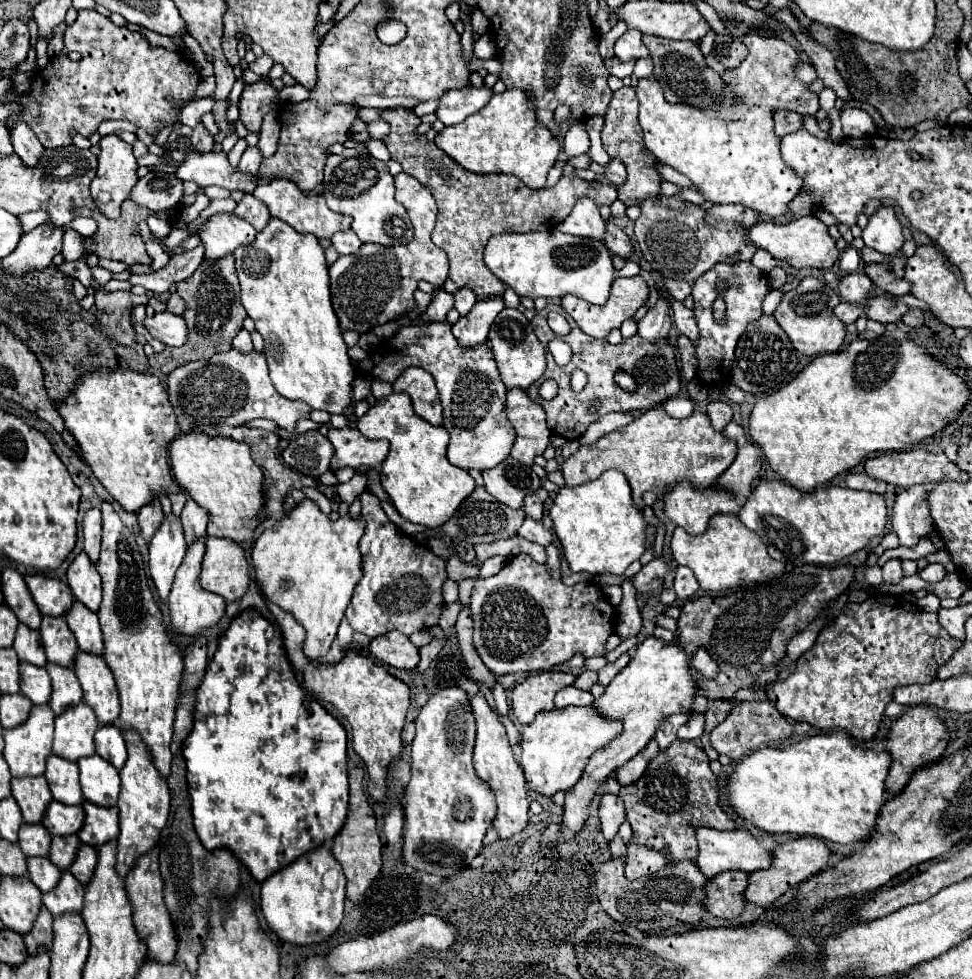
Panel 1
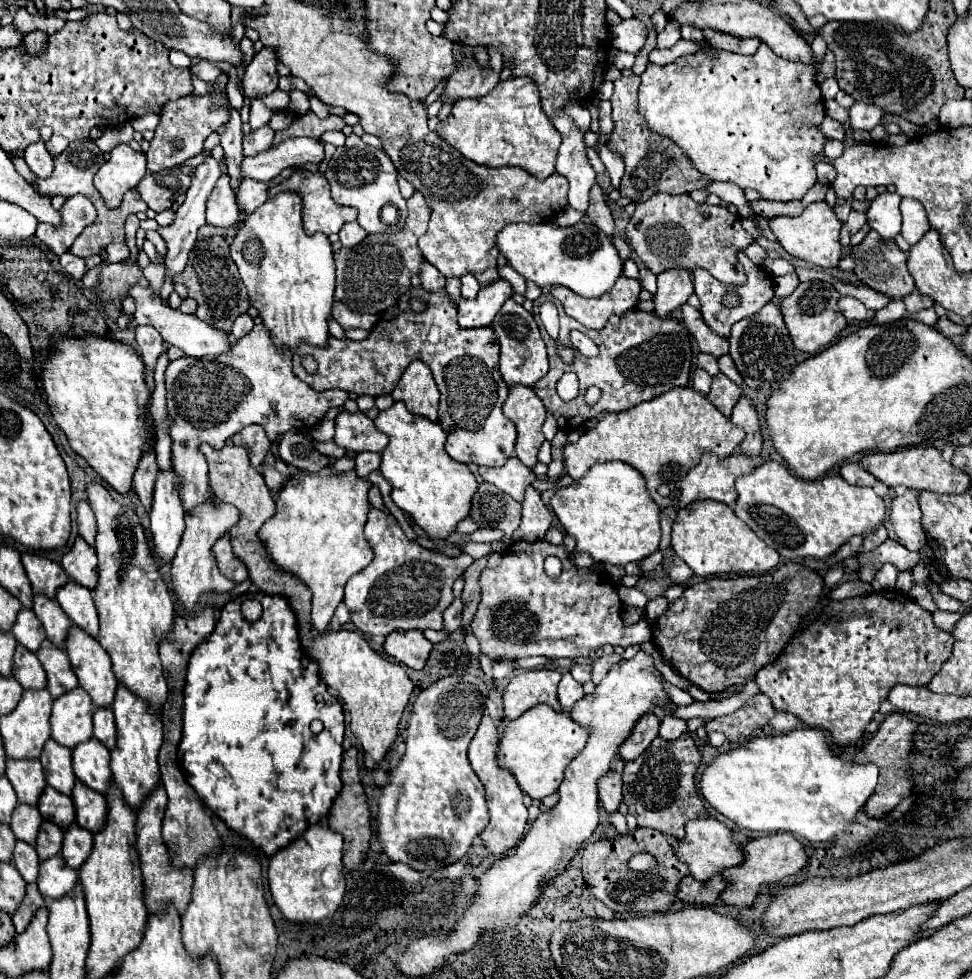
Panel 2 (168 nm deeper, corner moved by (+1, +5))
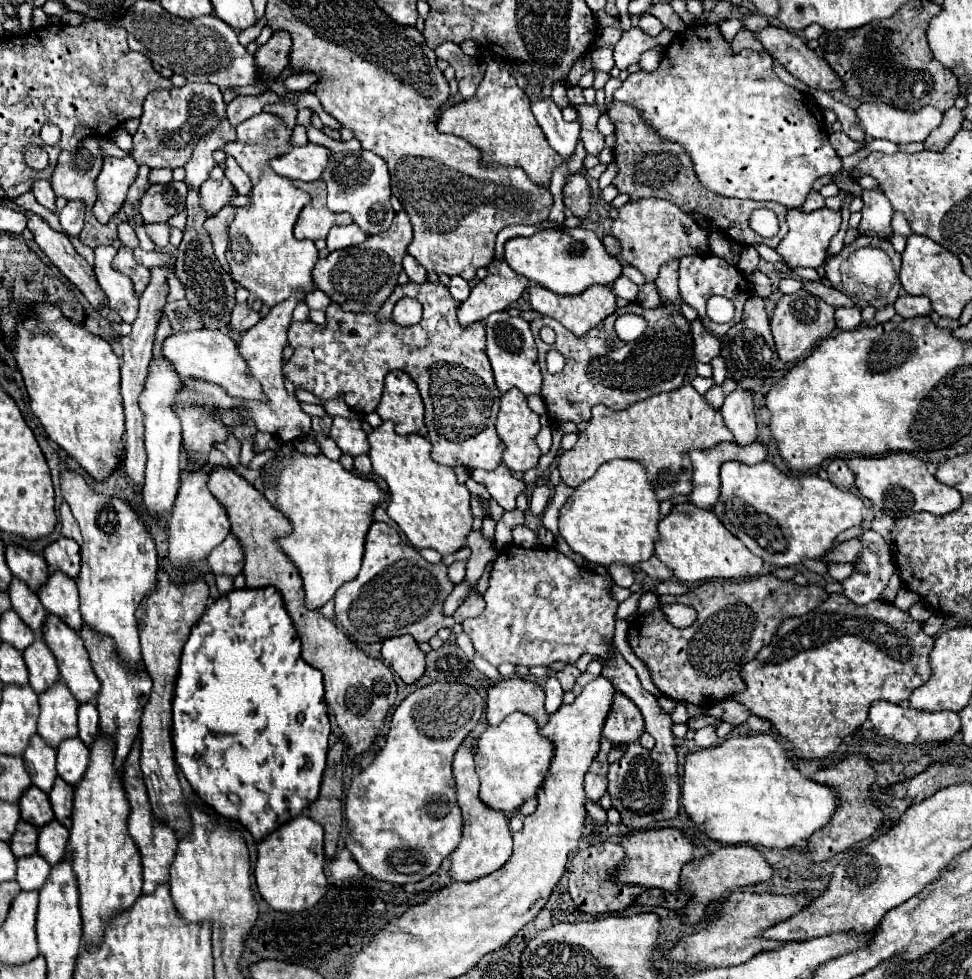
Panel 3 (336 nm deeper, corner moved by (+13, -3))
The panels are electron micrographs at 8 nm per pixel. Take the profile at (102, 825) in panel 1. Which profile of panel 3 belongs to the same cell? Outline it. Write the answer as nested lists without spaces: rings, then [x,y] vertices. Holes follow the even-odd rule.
[[[56,778],[50,796],[50,804],[54,810],[54,816],[60,824],[64,824],[68,830],[72,828],[72,804],[74,804],[74,788],[66,784],[64,780]]]

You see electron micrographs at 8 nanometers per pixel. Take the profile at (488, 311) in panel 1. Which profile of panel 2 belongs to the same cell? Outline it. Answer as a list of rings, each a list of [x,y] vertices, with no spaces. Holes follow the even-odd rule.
[[[496,280],[480,288],[478,296],[472,300],[458,302],[458,324],[460,328],[480,328],[488,326],[502,304],[512,298],[512,284],[506,280]]]

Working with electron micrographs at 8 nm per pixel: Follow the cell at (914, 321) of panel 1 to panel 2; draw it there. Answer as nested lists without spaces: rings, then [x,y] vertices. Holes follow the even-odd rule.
[[[912,292],[912,294],[908,294],[908,296],[904,298],[904,304],[906,304],[906,310],[908,310],[910,314],[916,314],[916,312],[922,310],[922,308],[932,308],[932,306],[934,306],[934,300],[932,300],[930,296],[920,294],[920,292]]]

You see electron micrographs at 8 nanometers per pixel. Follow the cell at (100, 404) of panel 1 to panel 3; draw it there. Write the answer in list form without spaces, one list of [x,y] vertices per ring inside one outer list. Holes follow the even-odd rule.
[[[32,306],[24,320],[16,324],[18,334],[14,342],[14,356],[22,372],[30,408],[42,422],[48,438],[56,442],[70,458],[74,458],[96,482],[110,478],[118,468],[122,456],[124,436],[124,408],[120,396],[120,358],[112,352],[106,340],[86,332],[84,326],[72,324],[54,306]]]

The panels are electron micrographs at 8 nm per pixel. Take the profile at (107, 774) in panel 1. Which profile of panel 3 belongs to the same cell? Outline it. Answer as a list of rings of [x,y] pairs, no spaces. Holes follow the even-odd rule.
[[[72,738],[72,740],[64,740],[64,744],[60,744],[58,752],[58,776],[76,786],[88,768],[88,760],[90,760],[90,750],[84,748],[84,744],[80,744],[80,738]]]

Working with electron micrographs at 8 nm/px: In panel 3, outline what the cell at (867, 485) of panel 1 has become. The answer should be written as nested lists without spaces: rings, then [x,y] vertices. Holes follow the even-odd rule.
[[[834,458],[826,472],[828,472],[828,480],[834,486],[844,488],[844,490],[850,490],[854,486],[854,474],[852,474],[852,470],[846,466],[846,462],[842,458]]]

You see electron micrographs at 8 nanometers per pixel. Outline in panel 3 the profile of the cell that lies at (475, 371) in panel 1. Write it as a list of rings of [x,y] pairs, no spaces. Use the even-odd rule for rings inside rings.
[[[408,282],[404,286],[396,286],[392,296],[384,302],[378,314],[352,314],[336,308],[336,304],[330,304],[326,310],[326,326],[316,326],[312,322],[292,322],[288,328],[288,344],[292,346],[294,354],[290,360],[282,364],[284,376],[302,390],[308,390],[320,400],[336,400],[342,398],[354,412],[358,414],[370,414],[376,410],[382,388],[384,388],[384,376],[392,370],[402,370],[412,376],[412,380],[418,384],[418,390],[424,400],[426,408],[426,428],[428,428],[428,440],[432,442],[432,460],[450,468],[462,466],[468,470],[494,470],[502,462],[504,442],[498,438],[494,430],[494,422],[498,416],[498,404],[500,404],[500,392],[494,384],[492,368],[486,356],[486,330],[482,322],[476,322],[468,328],[460,328],[456,320],[456,308],[460,302],[452,300],[450,292],[442,284],[414,284]],[[404,298],[416,298],[424,306],[422,320],[414,326],[402,328],[392,316],[394,304]]]

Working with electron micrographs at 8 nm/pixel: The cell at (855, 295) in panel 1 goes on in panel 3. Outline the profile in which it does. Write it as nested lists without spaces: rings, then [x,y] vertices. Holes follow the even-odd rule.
[[[820,208],[814,212],[802,212],[802,210],[788,210],[786,216],[788,222],[788,234],[784,236],[784,240],[776,246],[776,252],[782,256],[784,264],[790,268],[820,268],[826,262],[826,254],[828,254],[828,244],[832,240],[832,236],[838,232],[840,228],[840,212],[834,212],[830,208]]]

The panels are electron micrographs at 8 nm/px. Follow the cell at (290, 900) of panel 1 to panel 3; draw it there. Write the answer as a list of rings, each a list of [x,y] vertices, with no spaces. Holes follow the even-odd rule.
[[[308,814],[284,824],[258,844],[258,860],[254,878],[260,896],[278,912],[302,912],[318,904],[324,896],[324,830]]]

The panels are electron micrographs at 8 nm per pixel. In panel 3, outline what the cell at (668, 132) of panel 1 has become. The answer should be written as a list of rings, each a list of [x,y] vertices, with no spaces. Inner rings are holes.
[[[690,26],[688,32],[678,32],[672,40],[672,44],[664,50],[662,62],[654,72],[636,72],[630,74],[622,86],[614,92],[614,100],[622,100],[630,106],[634,106],[640,116],[658,132],[658,136],[680,144],[688,156],[692,158],[694,164],[694,172],[696,178],[702,182],[702,186],[706,186],[708,190],[722,194],[722,196],[730,196],[730,198],[748,198],[748,200],[772,200],[778,202],[786,208],[800,208],[806,200],[806,194],[812,190],[812,184],[824,176],[824,174],[838,174],[842,168],[842,160],[836,156],[836,152],[832,150],[832,146],[828,144],[828,134],[826,134],[826,126],[822,128],[822,110],[820,106],[812,100],[810,94],[802,94],[798,90],[794,90],[792,86],[784,84],[776,72],[774,72],[774,64],[772,58],[766,52],[754,52],[754,50],[744,50],[740,54],[732,54],[728,48],[728,42],[722,38],[720,30],[714,28],[706,28],[706,26]]]

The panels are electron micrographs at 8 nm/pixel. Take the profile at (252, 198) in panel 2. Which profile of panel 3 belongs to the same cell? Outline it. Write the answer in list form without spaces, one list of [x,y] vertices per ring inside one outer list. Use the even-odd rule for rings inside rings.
[[[230,156],[226,158],[226,178],[236,186],[238,194],[244,194],[248,196],[250,190],[252,190],[252,182],[250,182],[250,176],[236,164],[236,160],[232,160]]]

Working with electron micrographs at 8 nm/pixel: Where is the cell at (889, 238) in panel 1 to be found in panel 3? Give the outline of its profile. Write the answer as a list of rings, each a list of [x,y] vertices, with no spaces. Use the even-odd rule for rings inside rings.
[[[864,190],[862,194],[864,208],[862,208],[862,222],[858,226],[858,232],[864,236],[876,236],[876,238],[888,238],[892,234],[890,220],[892,220],[892,204],[884,196],[882,190]]]

